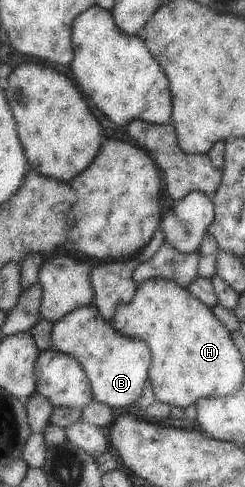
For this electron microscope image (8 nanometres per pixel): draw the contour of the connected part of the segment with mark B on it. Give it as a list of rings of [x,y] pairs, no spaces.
[[[94,305],[82,306],[56,321],[51,337],[52,350],[67,354],[81,364],[90,380],[94,400],[112,408],[122,408],[142,397],[152,352],[142,339],[120,334]]]

